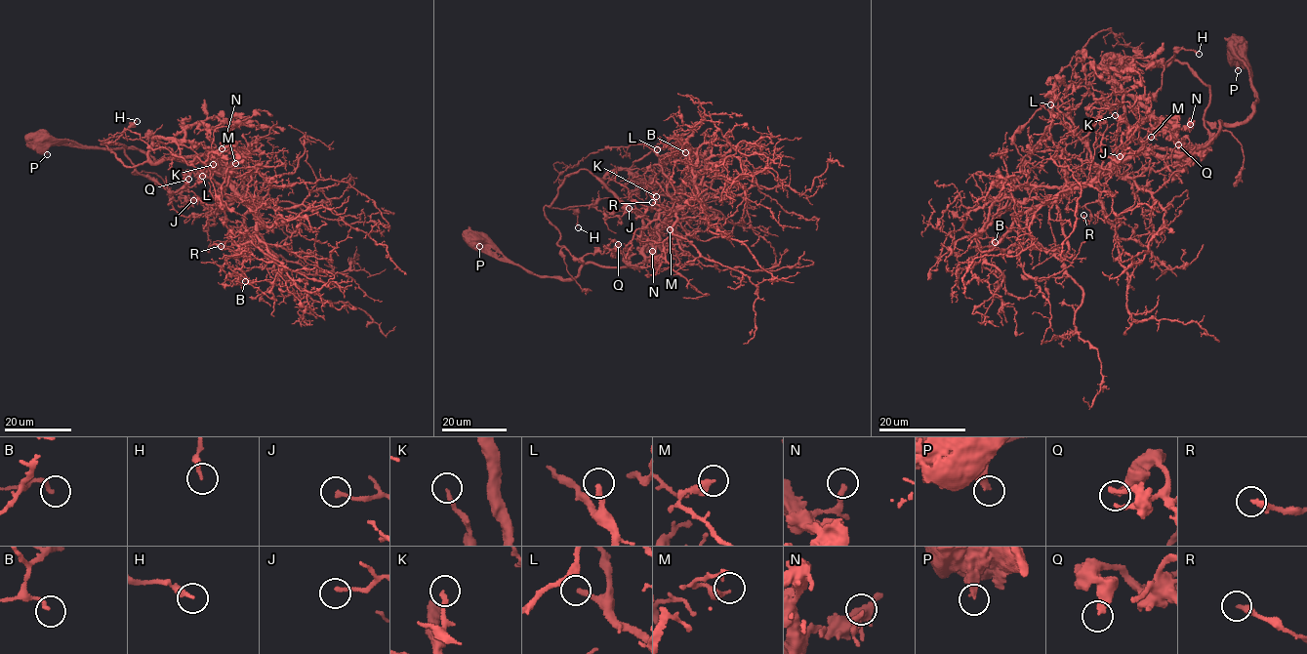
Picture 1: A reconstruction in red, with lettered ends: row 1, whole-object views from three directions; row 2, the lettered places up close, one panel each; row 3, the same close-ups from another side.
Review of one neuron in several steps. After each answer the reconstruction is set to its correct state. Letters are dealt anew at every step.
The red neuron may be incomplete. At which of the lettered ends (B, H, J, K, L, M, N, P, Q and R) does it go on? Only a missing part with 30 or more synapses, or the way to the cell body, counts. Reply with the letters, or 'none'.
J, L

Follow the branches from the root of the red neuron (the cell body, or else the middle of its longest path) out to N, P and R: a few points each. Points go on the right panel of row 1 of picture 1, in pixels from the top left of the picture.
N: (1238, 45), (1256, 96), (1253, 111), (1220, 122), (1206, 146), (1180, 152), (1179, 131), (1190, 124)
P: (1238, 45), (1244, 44), (1243, 61), (1238, 70)
R: (1238, 45), (1257, 100), (1247, 118), (1220, 122), (1198, 150), (1149, 147), (1116, 161), (1083, 215)

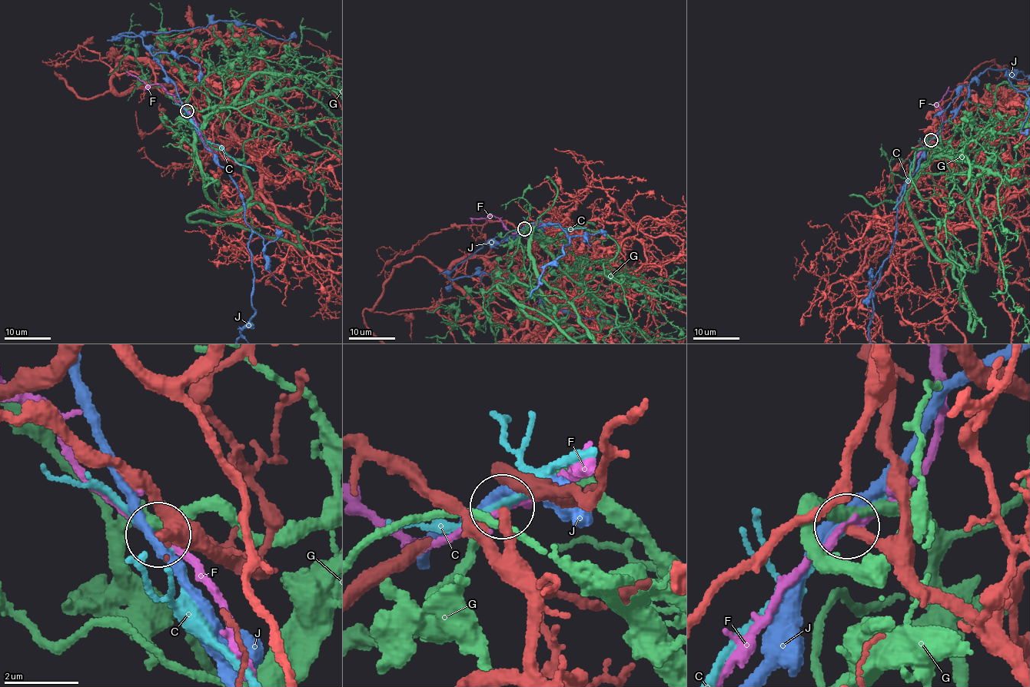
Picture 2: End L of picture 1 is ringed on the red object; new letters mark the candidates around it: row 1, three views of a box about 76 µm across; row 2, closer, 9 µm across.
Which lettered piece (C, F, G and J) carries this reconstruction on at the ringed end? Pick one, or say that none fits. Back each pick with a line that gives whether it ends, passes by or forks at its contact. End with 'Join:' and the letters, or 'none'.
Join: none

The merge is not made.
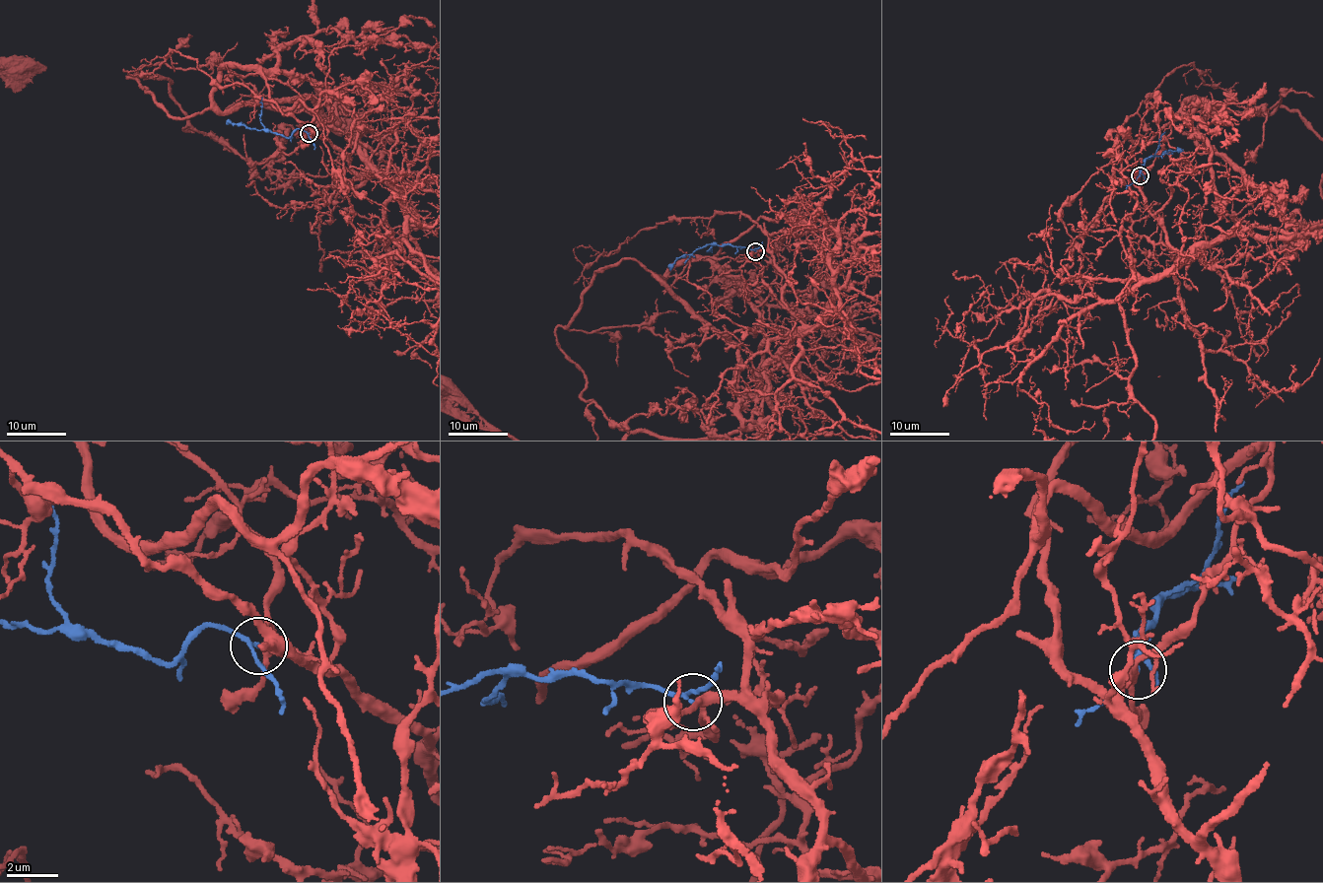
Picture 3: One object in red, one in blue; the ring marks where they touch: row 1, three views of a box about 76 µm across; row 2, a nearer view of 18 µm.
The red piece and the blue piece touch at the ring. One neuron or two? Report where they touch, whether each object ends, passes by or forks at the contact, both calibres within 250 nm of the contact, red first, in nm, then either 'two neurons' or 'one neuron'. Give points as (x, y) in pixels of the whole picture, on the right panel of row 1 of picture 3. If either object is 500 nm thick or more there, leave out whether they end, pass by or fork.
(1140, 175) | red forks | blue passes by | 280/140 nm | one neuron

